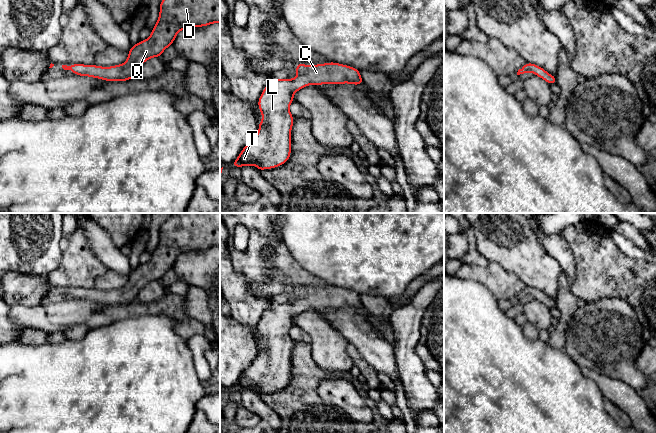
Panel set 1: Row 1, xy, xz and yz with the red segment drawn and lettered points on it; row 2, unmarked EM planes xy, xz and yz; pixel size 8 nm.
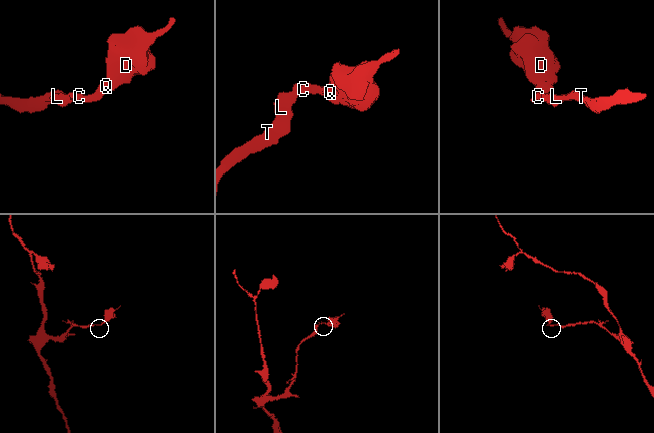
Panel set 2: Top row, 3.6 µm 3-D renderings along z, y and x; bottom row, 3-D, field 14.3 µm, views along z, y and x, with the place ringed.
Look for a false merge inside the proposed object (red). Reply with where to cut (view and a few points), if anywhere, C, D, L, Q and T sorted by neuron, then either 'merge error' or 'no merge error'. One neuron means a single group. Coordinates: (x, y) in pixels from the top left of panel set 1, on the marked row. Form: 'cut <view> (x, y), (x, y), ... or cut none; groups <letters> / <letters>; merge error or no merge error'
cut none; groups C D L Q T; no merge error

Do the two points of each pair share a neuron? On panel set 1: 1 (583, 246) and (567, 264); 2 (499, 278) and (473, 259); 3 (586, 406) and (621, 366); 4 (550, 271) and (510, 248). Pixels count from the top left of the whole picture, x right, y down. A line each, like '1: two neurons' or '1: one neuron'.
1: two neurons
2: two neurons
3: two neurons
4: one neuron

